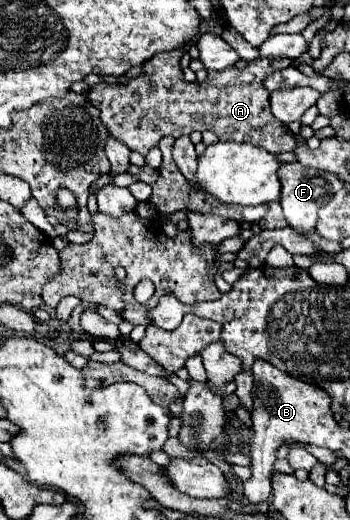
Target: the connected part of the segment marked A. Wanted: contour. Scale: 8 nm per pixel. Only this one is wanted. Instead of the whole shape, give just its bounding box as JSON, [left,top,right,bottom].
[87,51,297,155]

